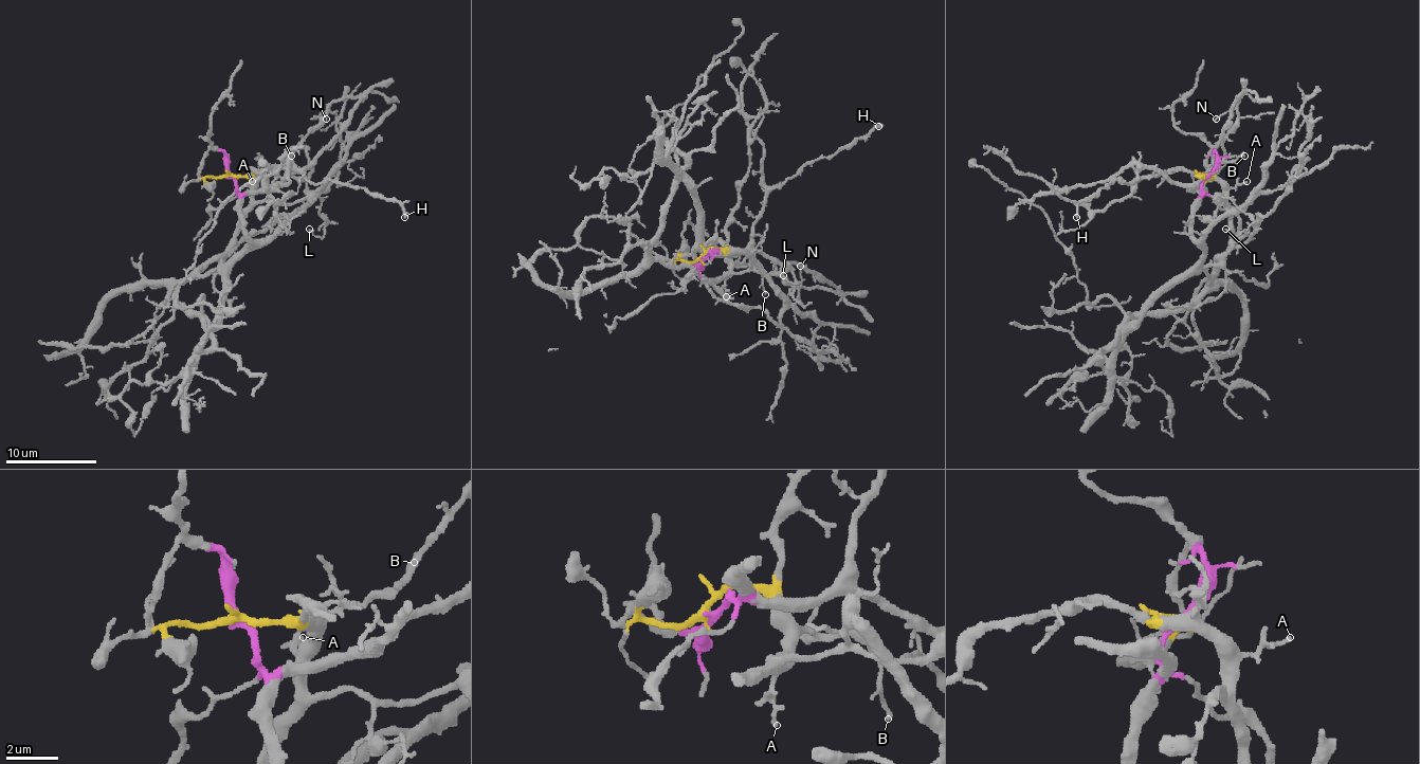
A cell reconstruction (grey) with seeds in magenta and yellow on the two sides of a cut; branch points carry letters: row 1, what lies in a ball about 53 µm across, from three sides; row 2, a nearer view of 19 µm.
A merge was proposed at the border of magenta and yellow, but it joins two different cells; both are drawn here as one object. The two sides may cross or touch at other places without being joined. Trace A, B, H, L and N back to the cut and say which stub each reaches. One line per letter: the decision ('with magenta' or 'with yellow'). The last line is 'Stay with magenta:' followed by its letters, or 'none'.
A: with yellow
B: with yellow
H: with magenta
L: with yellow
N: with yellow
Stay with magenta: H

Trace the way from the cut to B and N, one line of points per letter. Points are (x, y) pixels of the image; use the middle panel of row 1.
B: (702, 258), (709, 249), (723, 249), (736, 262), (754, 265), (761, 274), (765, 294)
N: (702, 258), (709, 249), (723, 249), (736, 262), (754, 265), (763, 274), (777, 272), (797, 288), (800, 265)

